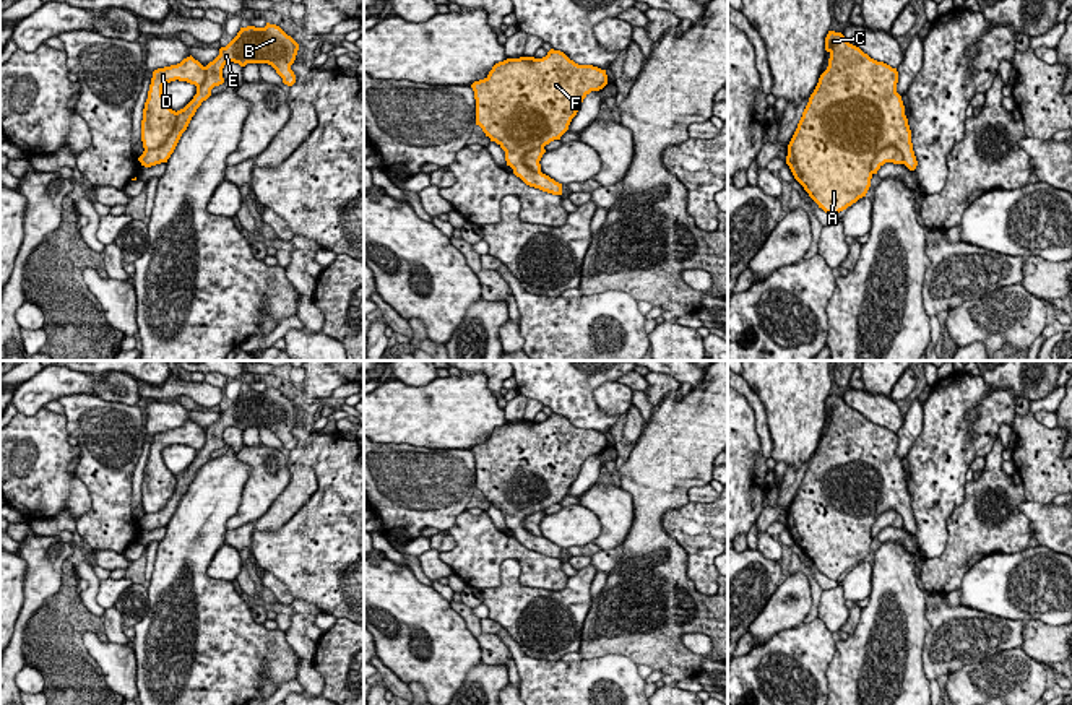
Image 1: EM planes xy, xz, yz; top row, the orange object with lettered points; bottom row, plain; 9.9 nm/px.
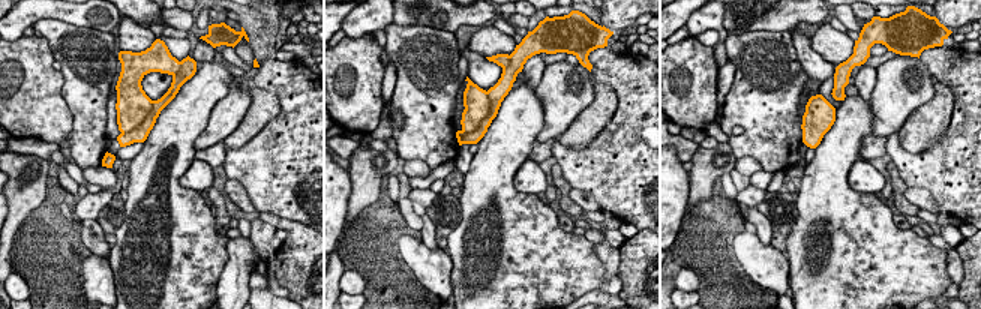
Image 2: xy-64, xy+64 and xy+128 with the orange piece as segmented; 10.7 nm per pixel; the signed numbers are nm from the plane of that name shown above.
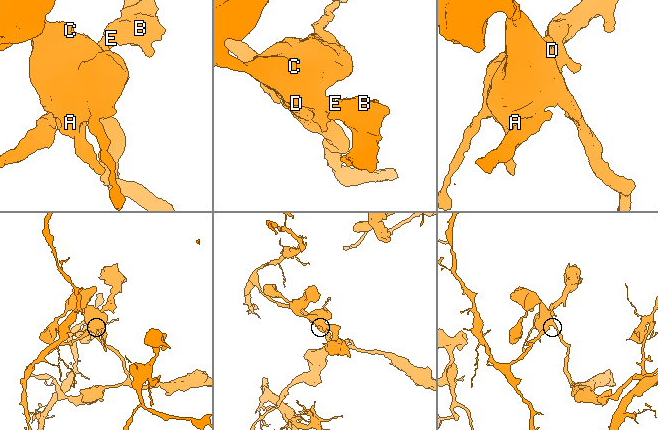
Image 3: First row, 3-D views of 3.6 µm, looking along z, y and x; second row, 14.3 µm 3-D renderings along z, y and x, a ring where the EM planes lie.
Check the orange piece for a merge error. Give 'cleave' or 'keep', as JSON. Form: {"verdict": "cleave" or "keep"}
{"verdict": "cleave"}

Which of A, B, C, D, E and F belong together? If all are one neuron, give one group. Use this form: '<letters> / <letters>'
A C D F / B E

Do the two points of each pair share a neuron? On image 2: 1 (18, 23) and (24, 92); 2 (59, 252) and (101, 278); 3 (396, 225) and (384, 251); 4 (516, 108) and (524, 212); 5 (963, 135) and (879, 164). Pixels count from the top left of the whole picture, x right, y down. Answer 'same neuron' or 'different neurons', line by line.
1: different neurons
2: different neurons
3: same neuron
4: same neuron
5: different neurons

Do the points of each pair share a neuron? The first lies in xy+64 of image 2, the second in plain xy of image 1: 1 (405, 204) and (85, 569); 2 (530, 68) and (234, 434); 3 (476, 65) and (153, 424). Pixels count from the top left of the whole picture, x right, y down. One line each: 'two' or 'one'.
1: one
2: one
3: two

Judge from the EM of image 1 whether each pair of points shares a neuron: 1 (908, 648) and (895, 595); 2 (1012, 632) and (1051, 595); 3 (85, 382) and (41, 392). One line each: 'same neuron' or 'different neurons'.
1: same neuron
2: different neurons
3: same neuron

